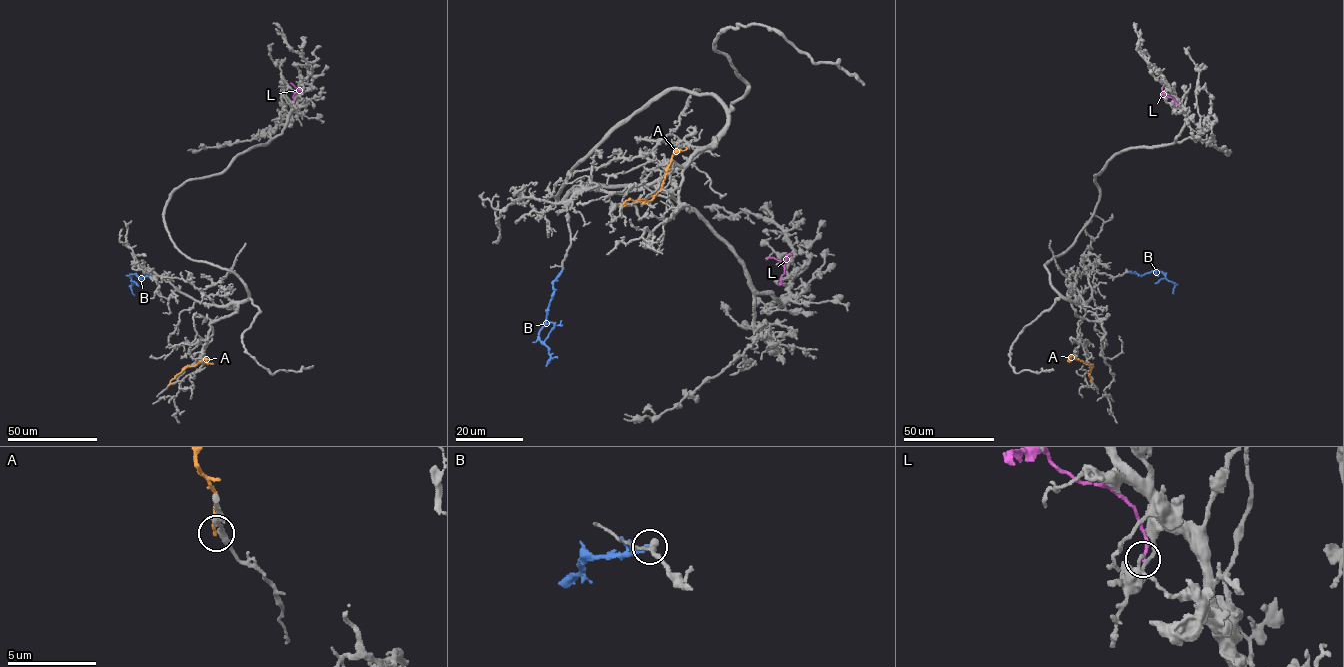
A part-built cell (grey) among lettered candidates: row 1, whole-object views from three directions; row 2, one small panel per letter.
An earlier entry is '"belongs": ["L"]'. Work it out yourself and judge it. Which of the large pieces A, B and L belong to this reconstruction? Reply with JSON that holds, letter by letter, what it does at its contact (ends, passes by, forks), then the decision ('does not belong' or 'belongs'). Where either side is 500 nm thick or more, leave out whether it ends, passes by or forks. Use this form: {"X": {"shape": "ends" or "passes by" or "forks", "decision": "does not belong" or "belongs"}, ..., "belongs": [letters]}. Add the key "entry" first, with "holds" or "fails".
{"entry": "fails", "A": {"shape": "ends", "decision": "does not belong"}, "B": {"shape": "ends", "decision": "belongs"}, "L": {"shape": "ends", "decision": "does not belong"}, "belongs": ["B"]}

